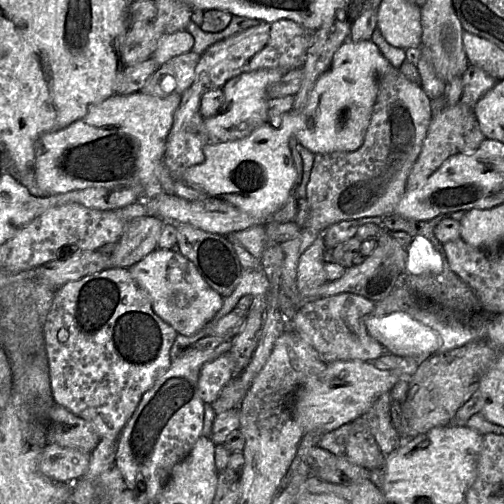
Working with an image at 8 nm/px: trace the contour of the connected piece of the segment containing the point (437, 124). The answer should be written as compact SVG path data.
M458 102L446 105L433 115L421 151L414 162L406 182L406 189L413 189L436 171L441 164L455 154L469 153L478 149L485 140L473 109Z

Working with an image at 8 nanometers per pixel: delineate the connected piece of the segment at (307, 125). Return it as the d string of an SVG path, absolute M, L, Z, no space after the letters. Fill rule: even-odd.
M371 39L358 42L347 40L335 52L329 68L315 82L302 111L291 110L281 117L270 119L245 138L207 142L203 146L204 161L183 169L177 179L196 185L210 197L220 198L251 216L271 220L296 185L297 170L292 158L290 140L294 138L314 154L358 149L369 124L379 79L396 69Z

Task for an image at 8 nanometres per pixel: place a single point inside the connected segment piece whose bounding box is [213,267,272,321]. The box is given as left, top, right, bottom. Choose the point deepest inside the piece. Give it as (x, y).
(254, 282)

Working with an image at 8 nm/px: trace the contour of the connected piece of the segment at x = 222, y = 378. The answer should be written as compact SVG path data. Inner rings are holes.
M229 354L204 363L198 380L199 394L204 403L212 403L232 378L233 360Z

